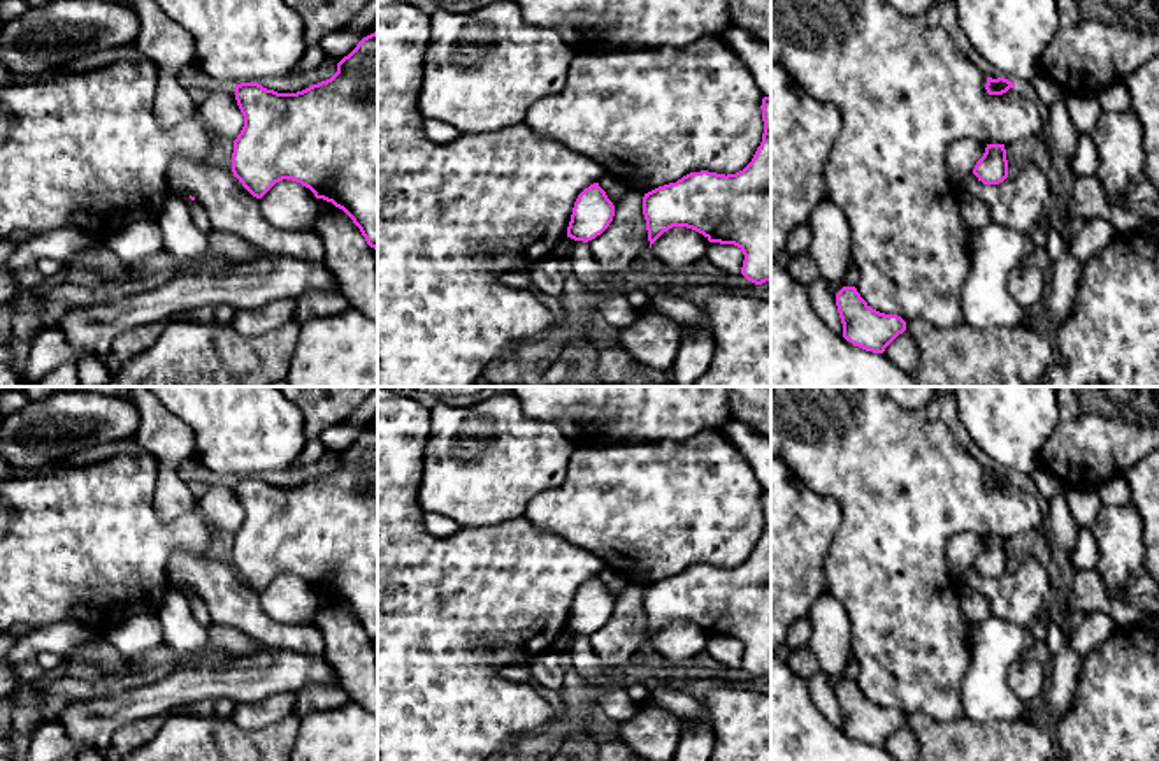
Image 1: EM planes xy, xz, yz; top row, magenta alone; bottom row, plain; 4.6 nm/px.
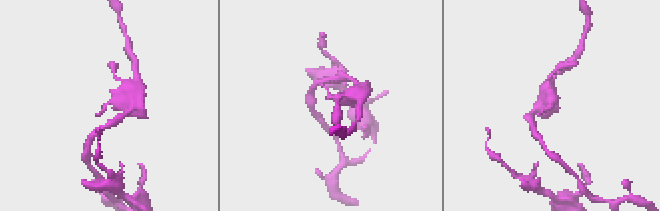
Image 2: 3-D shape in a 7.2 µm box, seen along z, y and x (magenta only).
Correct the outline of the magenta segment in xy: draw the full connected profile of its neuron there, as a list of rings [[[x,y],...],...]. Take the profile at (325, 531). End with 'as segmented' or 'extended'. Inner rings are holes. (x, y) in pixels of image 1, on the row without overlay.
[[[378,424],[364,431],[327,475],[297,487],[241,476],[235,494],[244,520],[234,534],[232,566],[242,580],[262,592],[276,576],[297,575],[342,603],[378,643]]]; as segmented

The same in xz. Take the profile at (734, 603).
[[[771,490],[762,492],[762,536],[752,555],[736,568],[690,566],[659,580],[643,591],[648,634],[651,638],[673,620],[687,620],[702,627],[709,636],[734,638],[743,649],[741,668],[762,678],[771,675]]]; as segmented

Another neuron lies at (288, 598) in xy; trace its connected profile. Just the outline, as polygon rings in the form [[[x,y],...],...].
[[[292,573],[276,576],[258,596],[262,610],[284,624],[314,622],[320,606],[314,587]]]

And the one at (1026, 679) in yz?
[[[1017,659],[1010,664],[1008,670],[1008,685],[1013,694],[1029,703],[1040,699],[1045,689],[1047,673],[1040,661]]]

